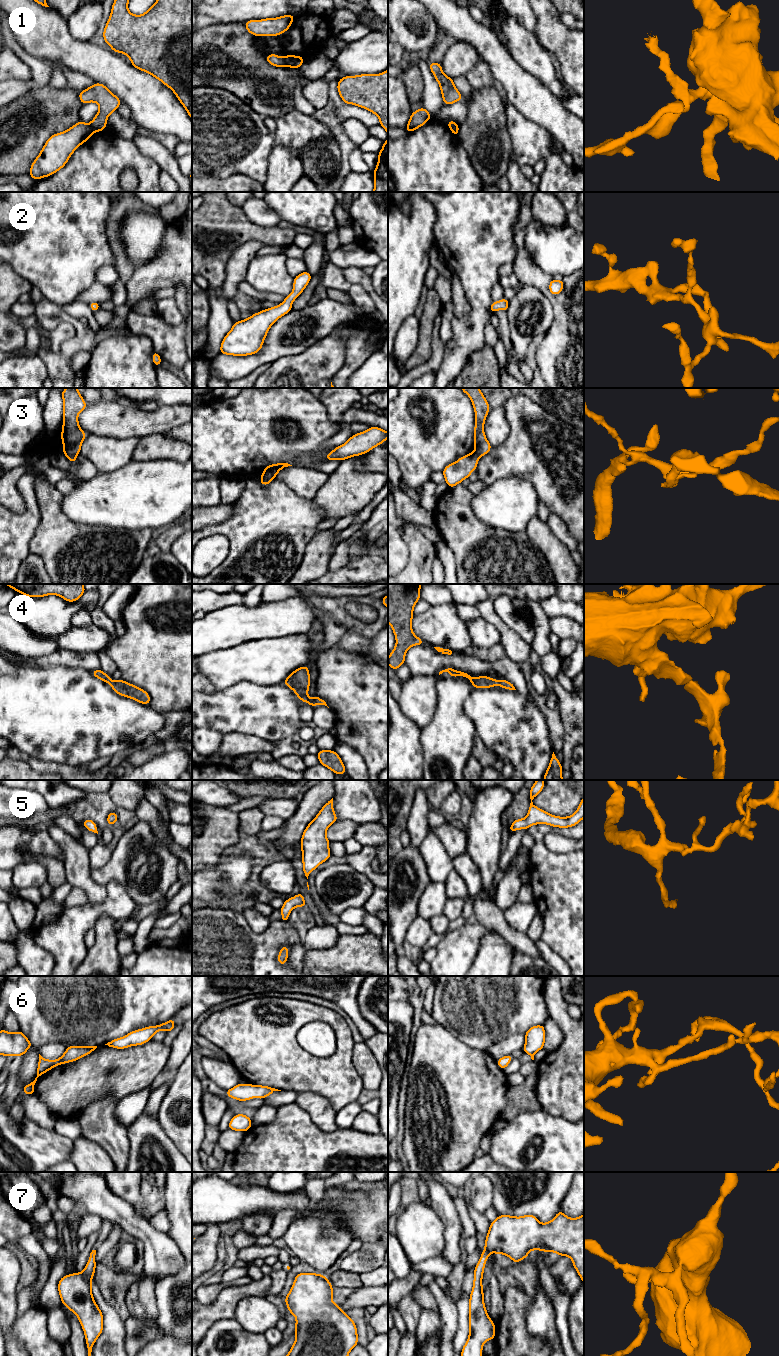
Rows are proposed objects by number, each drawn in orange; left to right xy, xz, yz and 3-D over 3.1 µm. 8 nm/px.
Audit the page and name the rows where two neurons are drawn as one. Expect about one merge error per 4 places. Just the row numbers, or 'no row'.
1, 3

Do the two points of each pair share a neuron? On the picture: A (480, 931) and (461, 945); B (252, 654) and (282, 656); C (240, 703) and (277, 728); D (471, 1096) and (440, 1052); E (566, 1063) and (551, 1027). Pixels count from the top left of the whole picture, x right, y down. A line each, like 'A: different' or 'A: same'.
A: same
B: same
C: same
D: same
E: different

